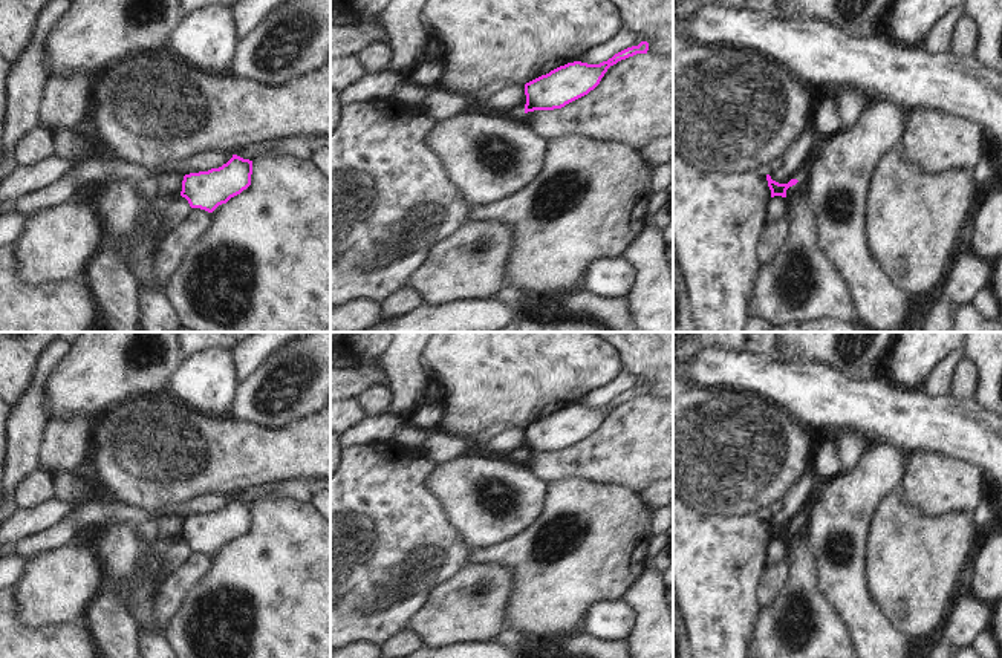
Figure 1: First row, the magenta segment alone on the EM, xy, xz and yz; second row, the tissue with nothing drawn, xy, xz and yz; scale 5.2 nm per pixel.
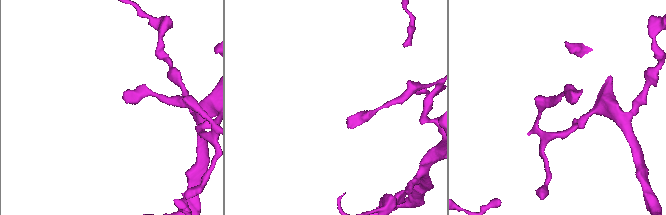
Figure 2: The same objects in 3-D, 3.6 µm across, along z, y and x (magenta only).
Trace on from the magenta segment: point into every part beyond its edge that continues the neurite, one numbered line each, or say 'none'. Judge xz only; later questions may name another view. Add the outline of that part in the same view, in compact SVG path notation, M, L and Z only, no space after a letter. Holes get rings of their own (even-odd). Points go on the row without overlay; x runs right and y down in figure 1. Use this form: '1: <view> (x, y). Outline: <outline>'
none.

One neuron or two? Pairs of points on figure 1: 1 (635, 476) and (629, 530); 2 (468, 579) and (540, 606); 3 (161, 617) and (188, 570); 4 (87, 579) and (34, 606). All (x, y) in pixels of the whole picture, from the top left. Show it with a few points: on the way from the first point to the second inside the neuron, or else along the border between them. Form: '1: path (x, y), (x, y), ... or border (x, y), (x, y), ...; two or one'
1: border (598, 484), (618, 484), (634, 493); two
2: border (493, 562), (504, 563), (511, 576), (505, 625); two
3: path (165, 605), (170, 592), (181, 582); one
4: path (74, 579), (68, 579), (48, 594); one

